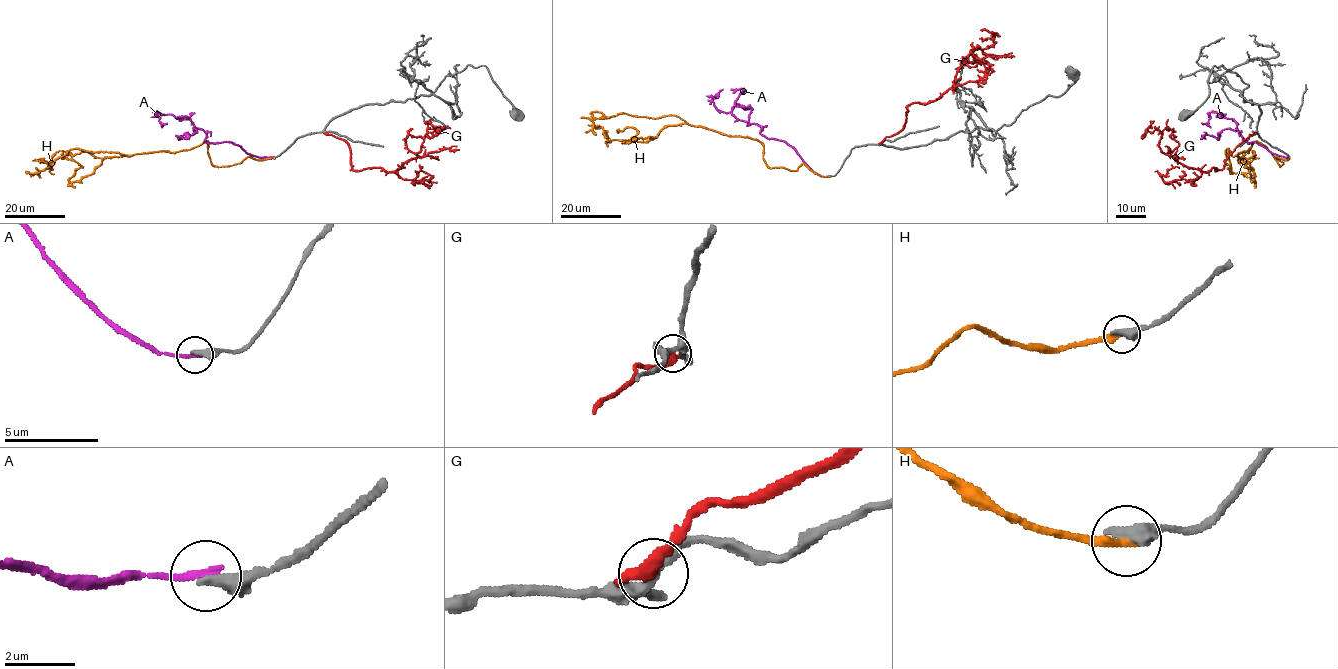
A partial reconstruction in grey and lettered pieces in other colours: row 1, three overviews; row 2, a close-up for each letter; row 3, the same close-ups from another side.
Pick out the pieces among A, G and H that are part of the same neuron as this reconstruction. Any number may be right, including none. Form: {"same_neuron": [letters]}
{"same_neuron": []}

